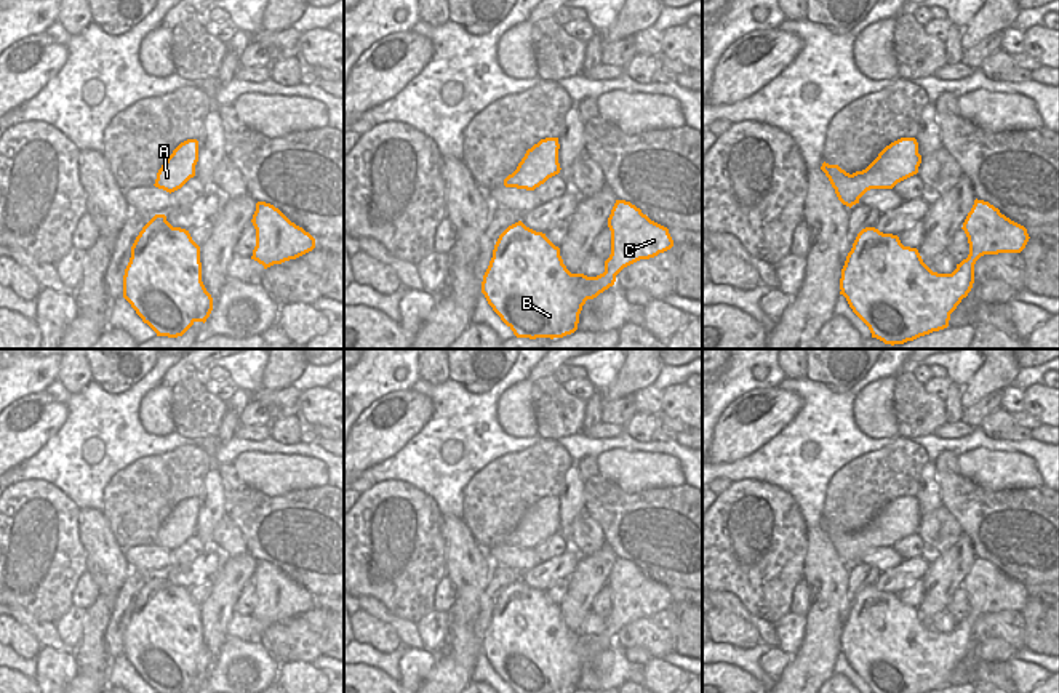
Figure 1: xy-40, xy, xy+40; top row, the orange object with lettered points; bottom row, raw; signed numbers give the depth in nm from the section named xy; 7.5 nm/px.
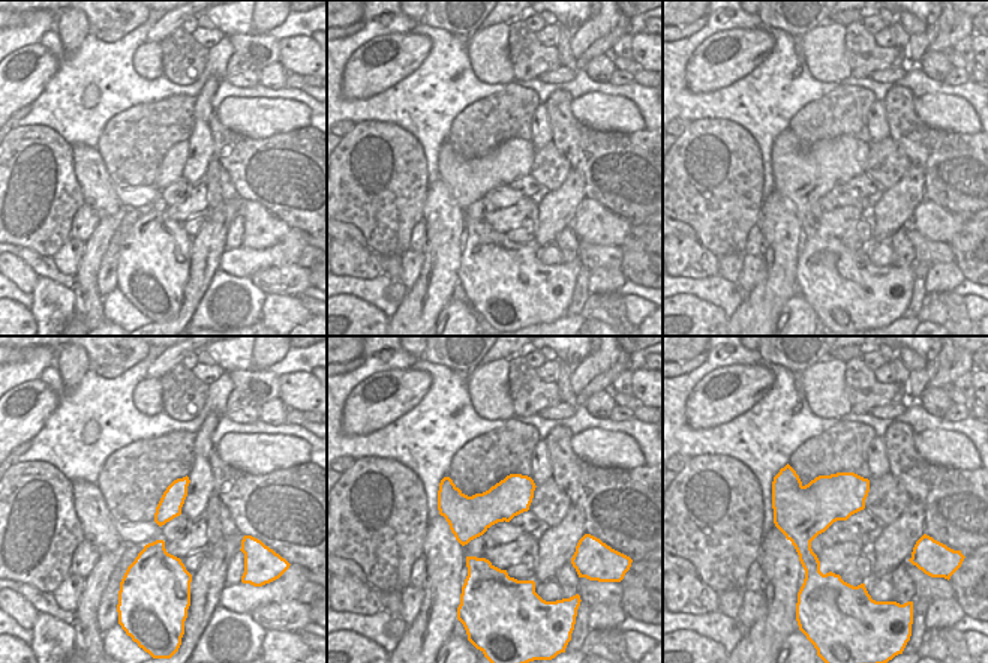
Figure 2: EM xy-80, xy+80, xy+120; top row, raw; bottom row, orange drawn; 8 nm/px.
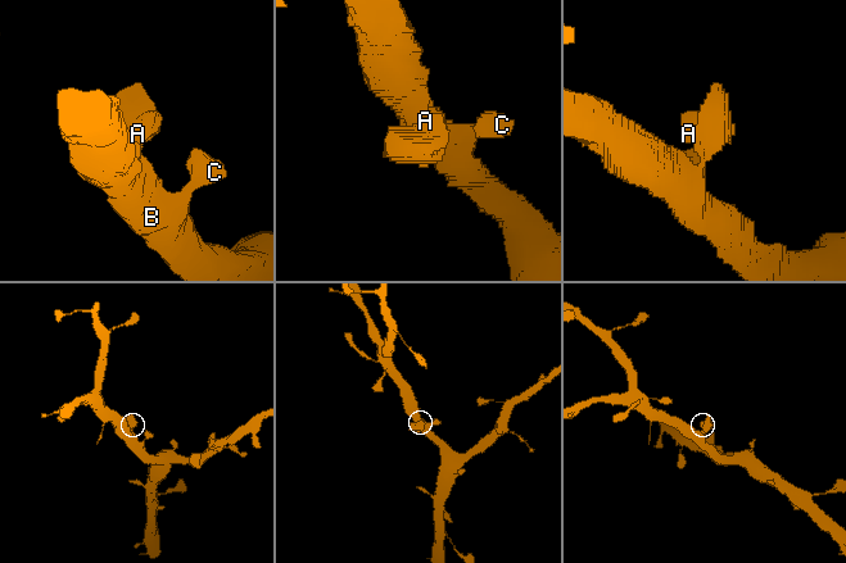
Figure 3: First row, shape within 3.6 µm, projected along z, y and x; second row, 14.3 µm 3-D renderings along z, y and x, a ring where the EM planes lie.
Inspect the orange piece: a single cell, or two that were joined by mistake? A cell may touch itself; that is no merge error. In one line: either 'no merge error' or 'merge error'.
no merge error

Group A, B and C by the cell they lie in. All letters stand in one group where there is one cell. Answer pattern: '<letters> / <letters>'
A B C

